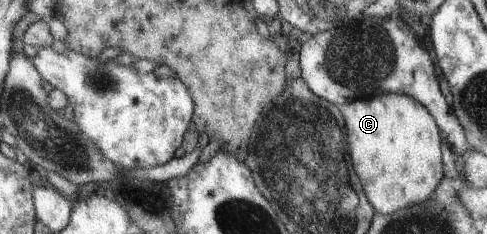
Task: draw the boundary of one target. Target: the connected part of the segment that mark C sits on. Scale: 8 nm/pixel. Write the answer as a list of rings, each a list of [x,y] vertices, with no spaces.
[[[387,93],[349,101],[339,109],[345,121],[350,161],[355,161],[354,172],[359,173],[363,193],[374,212],[389,215],[434,196],[444,173],[439,157],[441,131],[437,131],[438,125],[425,106],[407,95]]]

